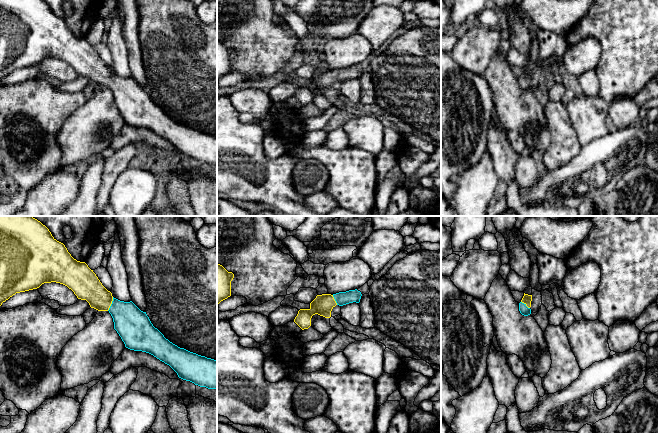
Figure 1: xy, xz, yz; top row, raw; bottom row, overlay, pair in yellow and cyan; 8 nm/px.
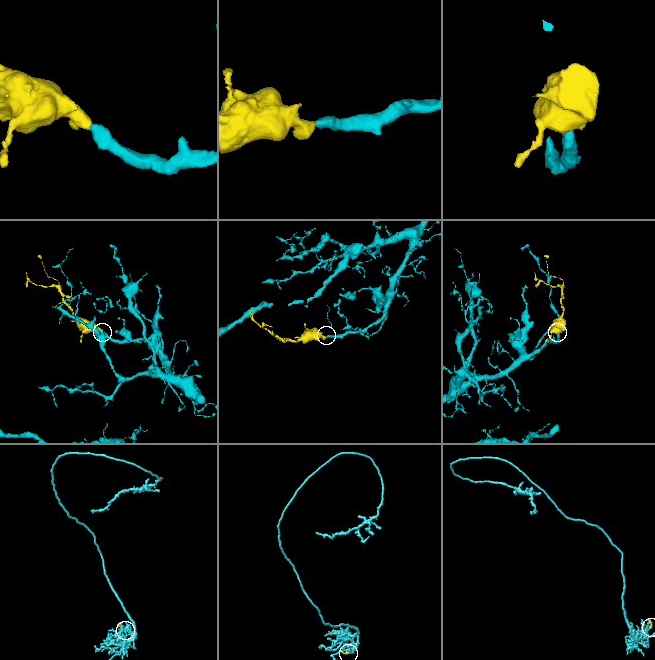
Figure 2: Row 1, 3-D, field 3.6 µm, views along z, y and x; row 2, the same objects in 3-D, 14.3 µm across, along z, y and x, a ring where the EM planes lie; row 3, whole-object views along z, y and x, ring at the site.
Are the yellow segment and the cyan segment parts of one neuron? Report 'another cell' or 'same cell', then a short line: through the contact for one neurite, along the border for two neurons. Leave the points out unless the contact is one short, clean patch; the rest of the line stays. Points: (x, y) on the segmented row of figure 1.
same cell; line xy (86, 286), (99, 298), (111, 303), (133, 325)

